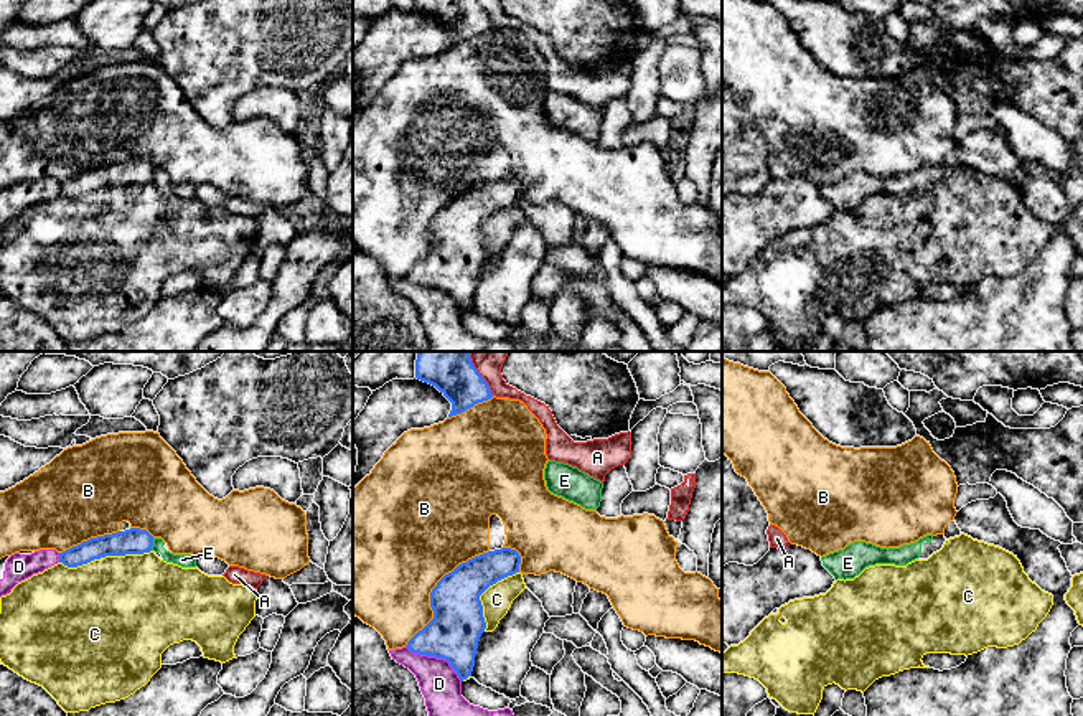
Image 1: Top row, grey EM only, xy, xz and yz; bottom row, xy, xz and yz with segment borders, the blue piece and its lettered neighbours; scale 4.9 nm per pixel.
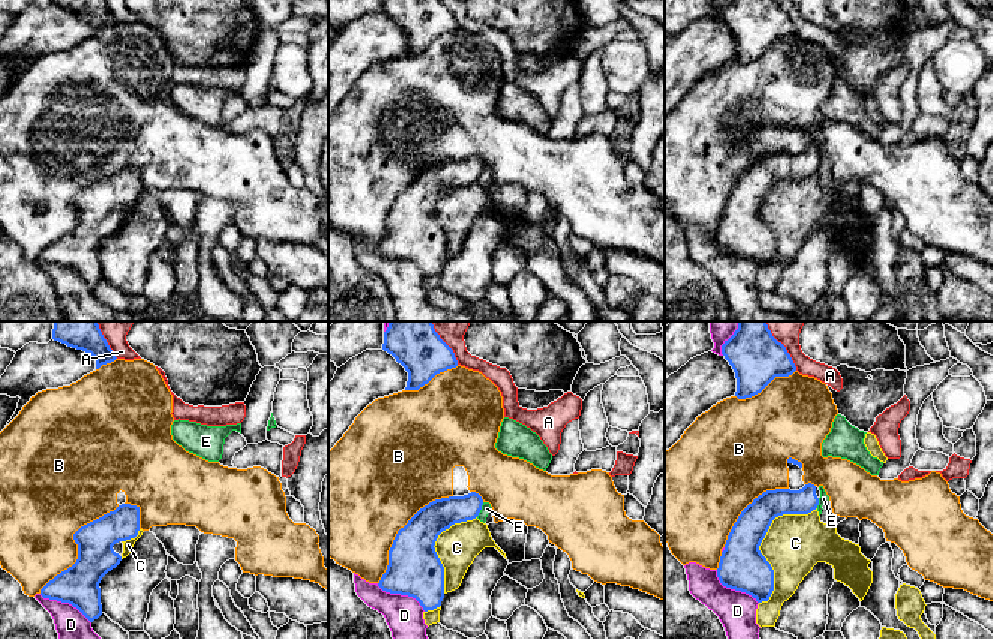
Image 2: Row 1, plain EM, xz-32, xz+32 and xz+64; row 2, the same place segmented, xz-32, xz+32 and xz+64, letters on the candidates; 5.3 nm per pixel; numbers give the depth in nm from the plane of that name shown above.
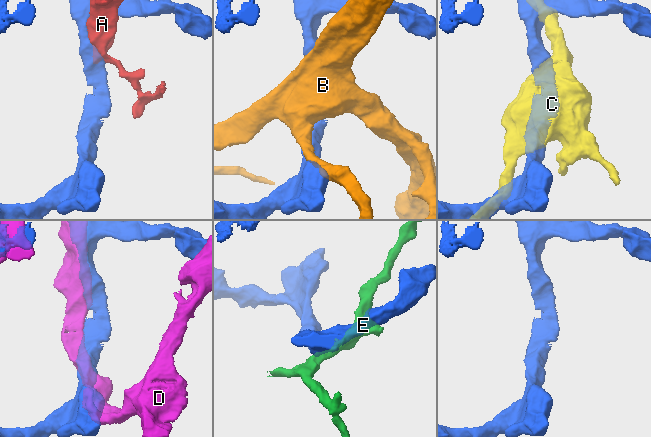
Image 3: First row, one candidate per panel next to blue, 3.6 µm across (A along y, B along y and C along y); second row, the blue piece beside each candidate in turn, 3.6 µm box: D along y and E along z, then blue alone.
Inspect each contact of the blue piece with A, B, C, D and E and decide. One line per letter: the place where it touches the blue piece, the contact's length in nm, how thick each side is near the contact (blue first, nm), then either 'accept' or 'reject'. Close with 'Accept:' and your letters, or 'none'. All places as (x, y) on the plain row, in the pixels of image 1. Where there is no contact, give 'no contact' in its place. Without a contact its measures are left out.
A: contact xz (487, 14); length 150 nm; calibres 190 and 90 nm; reject
B: contact xz (432, 220); length 650 nm; calibres 260 and 500 nm; reject
C: contact xy (104, 187); length 460 nm; calibres 130 and 500 nm; reject
D: contact xz (436, 287); length 320 nm; calibres 260 and 190 nm; reject
E: contact xy (152, 175); length 70 nm; calibres 130 and 60 nm; reject
Accept: none

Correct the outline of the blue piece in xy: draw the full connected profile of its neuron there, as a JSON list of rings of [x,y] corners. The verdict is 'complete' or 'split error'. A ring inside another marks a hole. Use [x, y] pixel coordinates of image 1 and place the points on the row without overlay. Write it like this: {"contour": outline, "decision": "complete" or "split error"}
{"contour": [[[130,158],[82,172],[59,183],[59,193],[68,198],[77,198],[105,186],[150,183],[152,177],[153,167],[147,160]]], "decision": "complete"}

